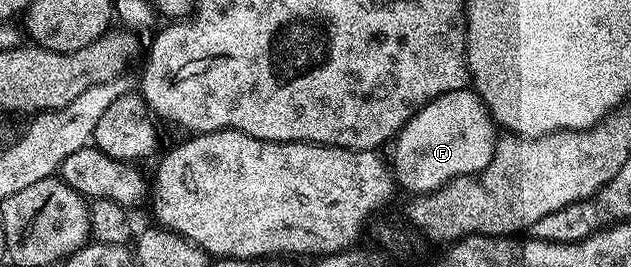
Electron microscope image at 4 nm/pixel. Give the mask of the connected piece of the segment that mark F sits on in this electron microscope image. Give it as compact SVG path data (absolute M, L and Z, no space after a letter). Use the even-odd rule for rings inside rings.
M453 91L425 103L393 140L392 171L399 188L410 193L437 191L449 179L461 175L476 175L492 161L494 147L499 141L496 124L490 110L477 91ZM414 171L418 175L414 175Z

